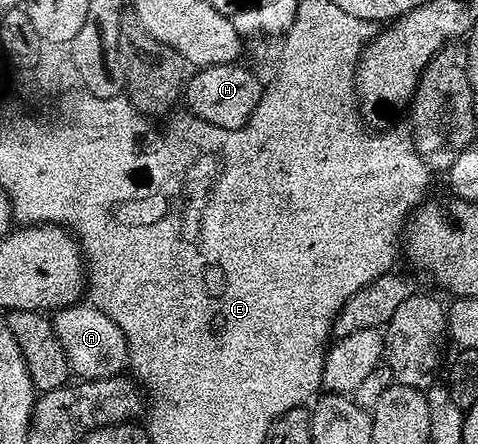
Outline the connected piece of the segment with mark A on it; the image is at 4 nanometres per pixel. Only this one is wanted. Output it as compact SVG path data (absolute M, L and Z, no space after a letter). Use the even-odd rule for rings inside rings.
M91 303L68 305L66 309L56 310L51 320L59 343L63 343L69 372L74 378L98 381L104 377L119 377L126 372L129 364L129 344L123 331L119 331L115 319L107 319L101 309L95 308Z

